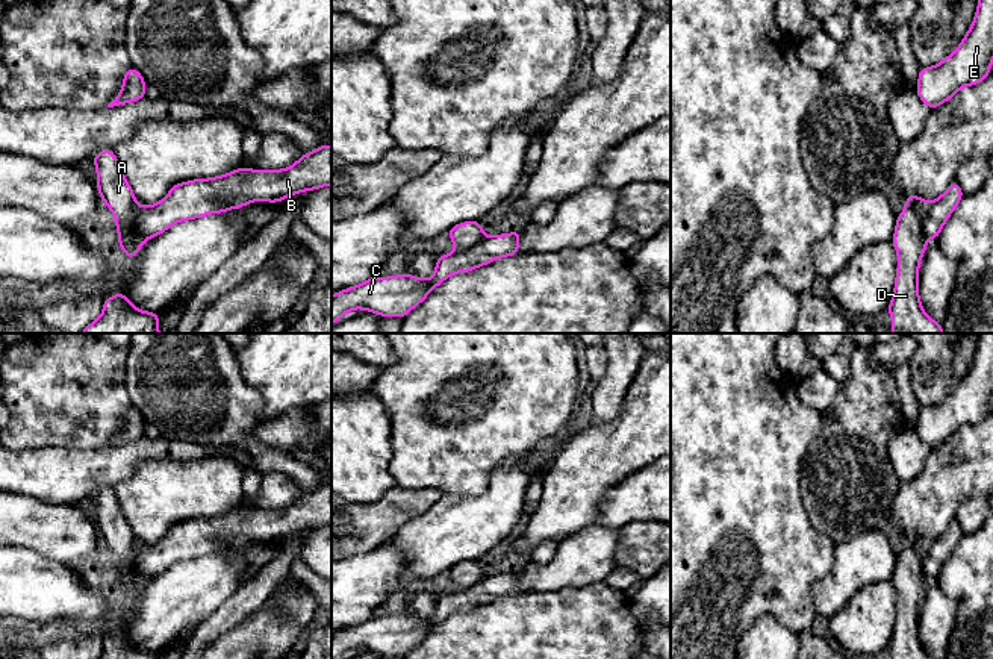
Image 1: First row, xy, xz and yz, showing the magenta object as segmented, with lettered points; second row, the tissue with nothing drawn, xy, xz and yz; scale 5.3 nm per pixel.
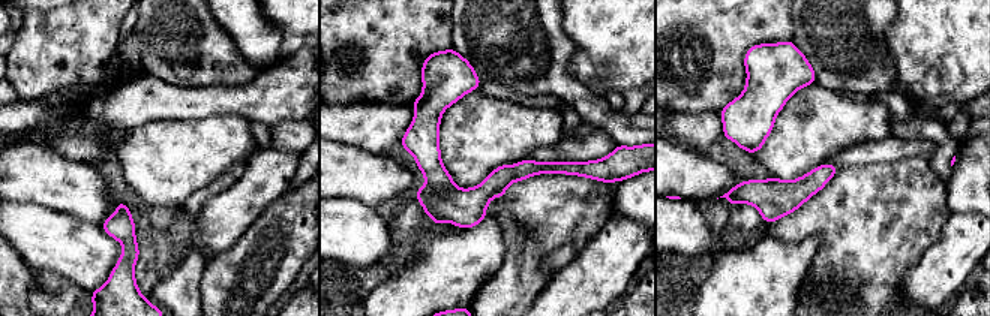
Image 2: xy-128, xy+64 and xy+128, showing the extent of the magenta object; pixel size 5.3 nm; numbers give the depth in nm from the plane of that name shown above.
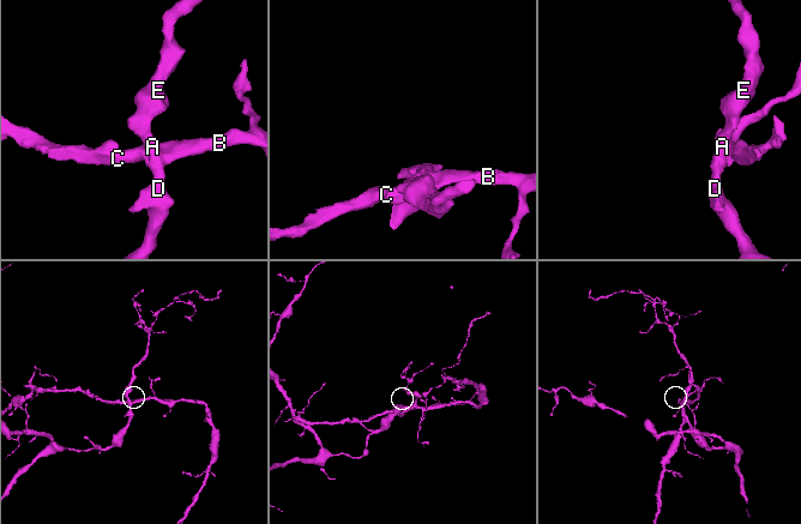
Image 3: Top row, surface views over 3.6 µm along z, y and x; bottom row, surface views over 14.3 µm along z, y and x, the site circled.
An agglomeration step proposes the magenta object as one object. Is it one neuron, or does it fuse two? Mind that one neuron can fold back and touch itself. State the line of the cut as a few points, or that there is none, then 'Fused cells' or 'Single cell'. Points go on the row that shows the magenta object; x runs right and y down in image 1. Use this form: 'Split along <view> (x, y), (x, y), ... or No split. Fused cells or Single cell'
Split along xy (138, 206), (135, 232), (143, 241). Fused cells

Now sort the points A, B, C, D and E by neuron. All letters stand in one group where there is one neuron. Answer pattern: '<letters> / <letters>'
A D E / B C

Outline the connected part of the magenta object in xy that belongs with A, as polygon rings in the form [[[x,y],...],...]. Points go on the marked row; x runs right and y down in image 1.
[[[114,150],[98,151],[94,158],[100,198],[112,211],[118,230],[118,244],[126,256],[135,258],[142,245],[135,232],[135,215],[139,208],[133,189],[126,180]]]

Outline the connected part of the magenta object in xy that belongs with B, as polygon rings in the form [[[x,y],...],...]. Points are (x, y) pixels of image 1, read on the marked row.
[[[319,145],[283,170],[239,167],[224,176],[176,183],[163,200],[138,208],[135,232],[145,242],[179,221],[223,214],[251,201],[279,203],[289,195],[328,185],[332,145]]]

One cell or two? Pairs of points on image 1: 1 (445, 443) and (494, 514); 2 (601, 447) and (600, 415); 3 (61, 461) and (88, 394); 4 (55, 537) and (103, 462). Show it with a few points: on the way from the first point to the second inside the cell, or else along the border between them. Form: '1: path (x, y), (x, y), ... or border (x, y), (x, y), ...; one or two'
1: border (501, 464), (482, 493), (445, 496); two
2: border (624, 397), (621, 409), (609, 421), (592, 424); two
3: border (100, 447), (29, 449); two
4: border (40, 499), (49, 503), (74, 505); two

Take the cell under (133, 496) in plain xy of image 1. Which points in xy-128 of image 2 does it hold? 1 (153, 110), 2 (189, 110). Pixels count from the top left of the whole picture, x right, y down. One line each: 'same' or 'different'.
1: different
2: different

